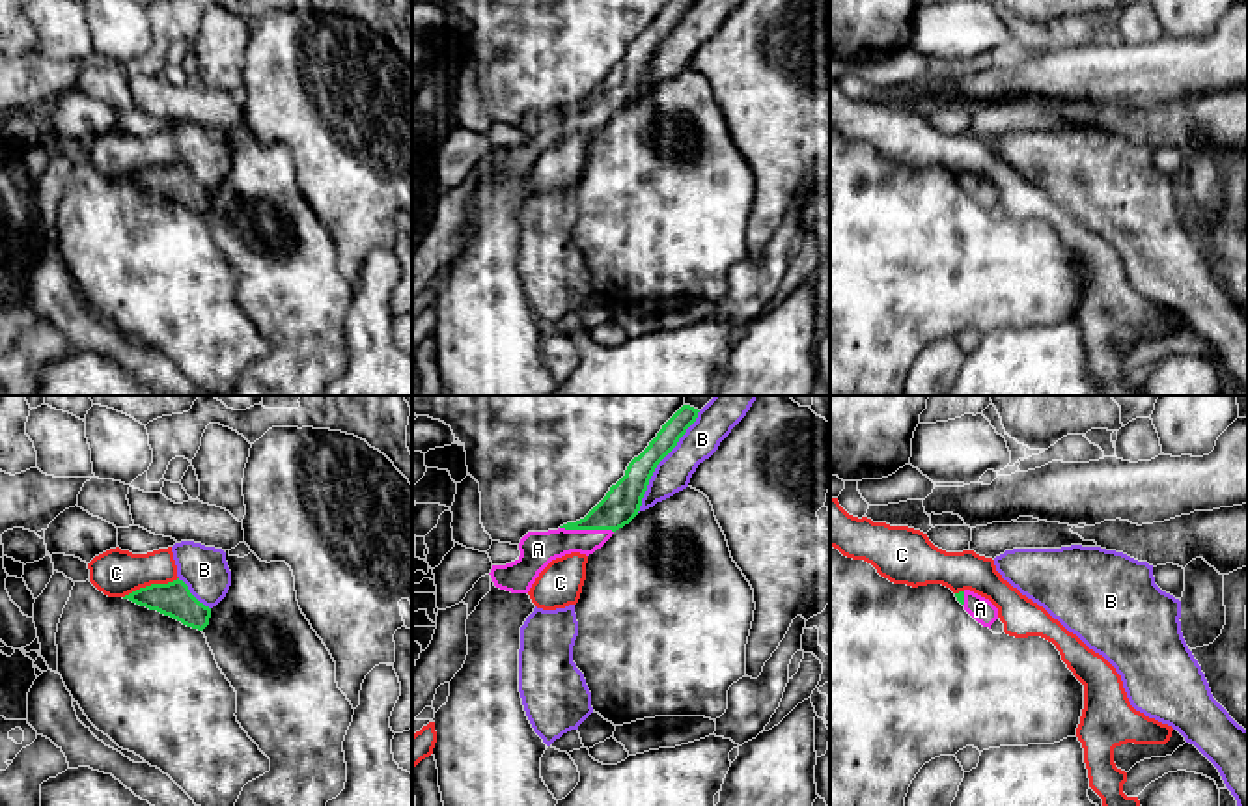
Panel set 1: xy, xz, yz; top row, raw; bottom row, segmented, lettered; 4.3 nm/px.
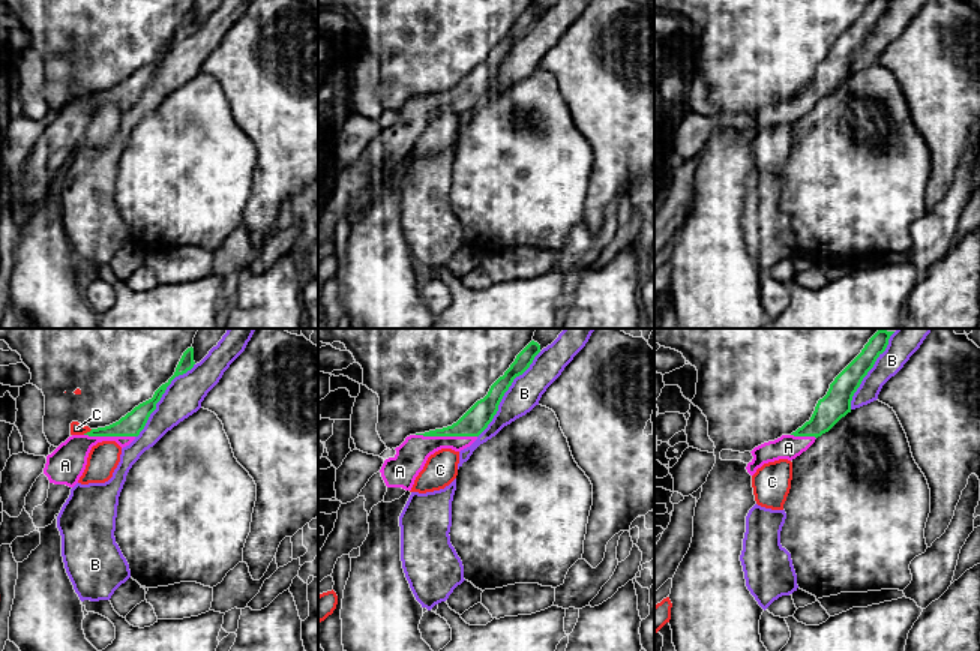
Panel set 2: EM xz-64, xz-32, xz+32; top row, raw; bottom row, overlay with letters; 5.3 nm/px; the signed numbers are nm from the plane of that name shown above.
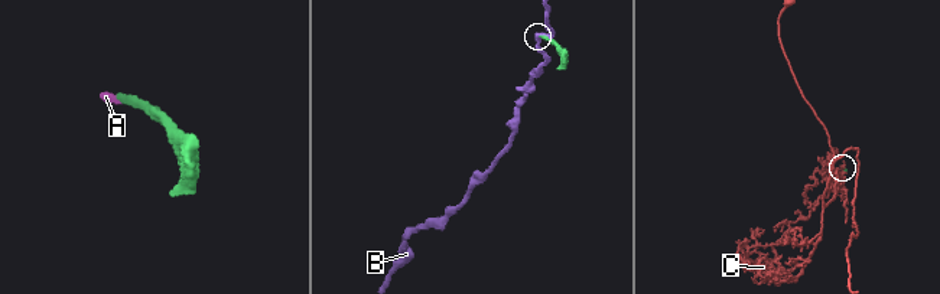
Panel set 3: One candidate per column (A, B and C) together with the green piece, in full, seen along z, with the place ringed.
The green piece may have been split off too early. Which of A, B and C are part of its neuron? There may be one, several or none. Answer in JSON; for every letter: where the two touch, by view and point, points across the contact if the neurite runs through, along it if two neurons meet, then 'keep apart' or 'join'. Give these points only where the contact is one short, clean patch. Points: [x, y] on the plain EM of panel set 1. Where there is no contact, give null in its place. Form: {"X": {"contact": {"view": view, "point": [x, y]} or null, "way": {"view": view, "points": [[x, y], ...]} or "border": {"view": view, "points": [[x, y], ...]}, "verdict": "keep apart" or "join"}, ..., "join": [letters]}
{"A": {"contact": {"view": "xz", "point": [586, 111]}, "verdict": "join"}, "B": {"contact": {"view": "xz", "point": [657, 45]}, "verdict": "keep apart"}, "C": {"contact": {"view": "xy", "point": [152, 166]}, "border": {"view": "xy", "points": [[178, 159], [140, 168], [124, 180]]}, "verdict": "keep apart"}, "join": ["A"]}

